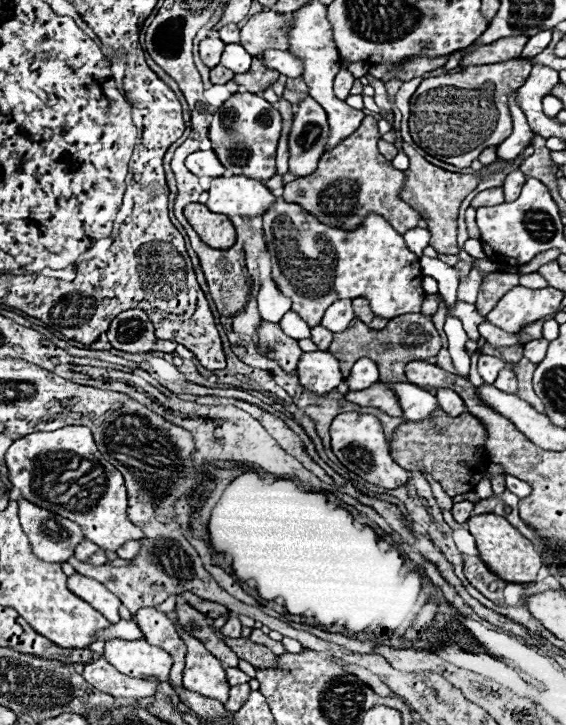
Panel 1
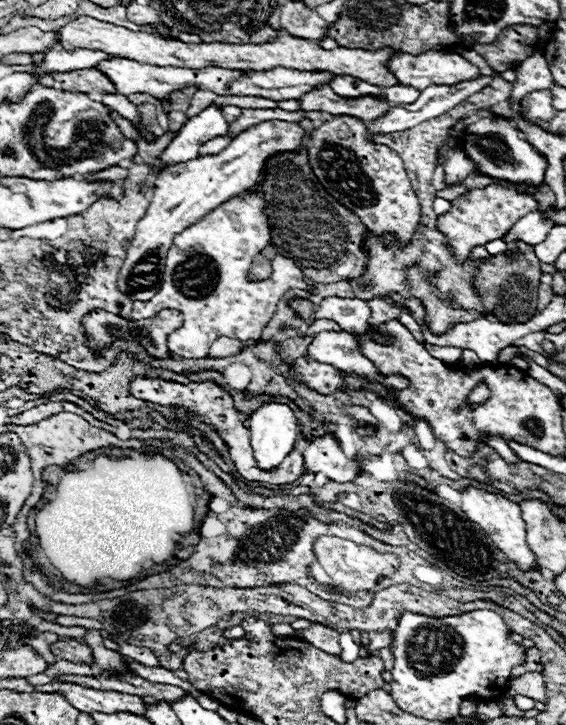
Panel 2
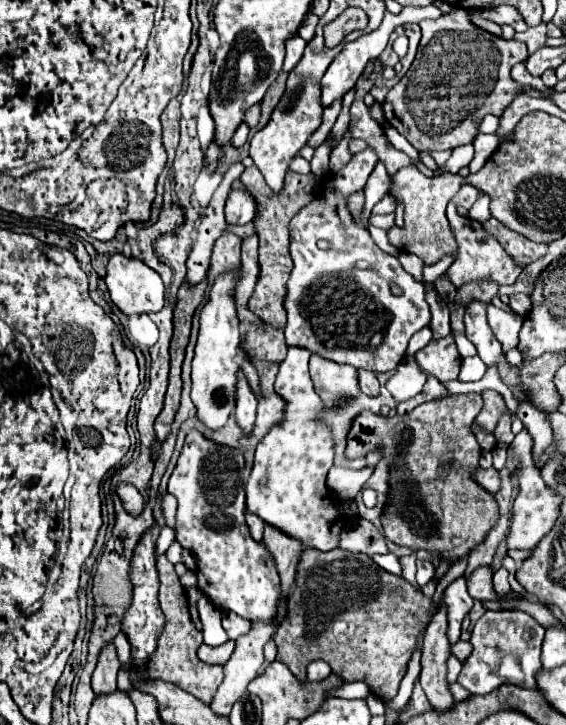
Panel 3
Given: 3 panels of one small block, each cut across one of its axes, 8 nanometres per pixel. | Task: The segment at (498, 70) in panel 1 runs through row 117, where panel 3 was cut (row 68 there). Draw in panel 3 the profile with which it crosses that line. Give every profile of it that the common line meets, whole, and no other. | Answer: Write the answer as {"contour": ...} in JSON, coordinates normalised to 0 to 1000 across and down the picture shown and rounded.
{"contour":[[[806,11],[777,28],[746,28],[746,55],[739,63],[735,83],[714,108],[686,127],[678,138],[678,160],[735,207],[799,207],[816,199],[830,199],[841,188],[841,177],[859,157],[883,160],[890,149],[919,127],[919,119],[898,105],[901,94],[933,80],[933,66],[915,55],[890,55],[845,36],[837,36],[823,14]]]}

